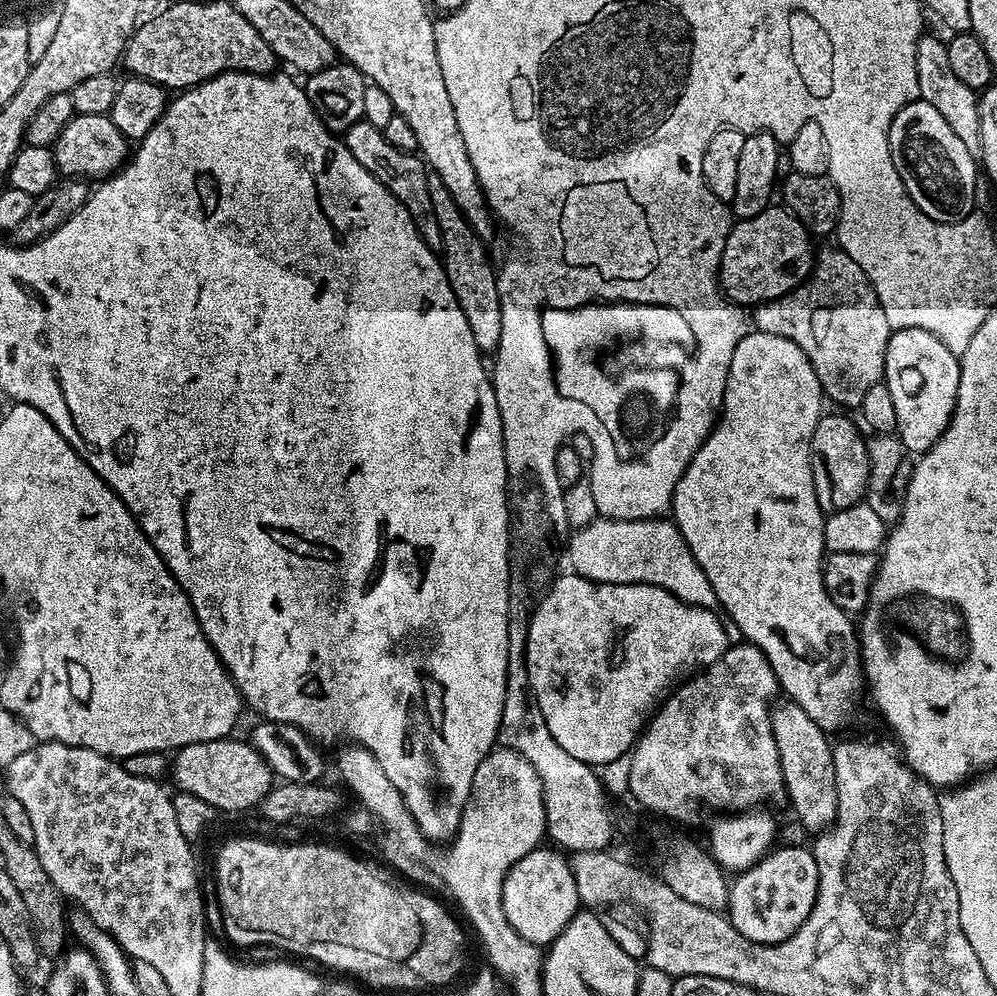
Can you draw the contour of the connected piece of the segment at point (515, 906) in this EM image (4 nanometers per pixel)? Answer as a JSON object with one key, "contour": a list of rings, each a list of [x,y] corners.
{"contour":[[[541,846],[534,849],[526,858],[514,862],[514,866],[506,874],[502,886],[502,910],[506,912],[506,922],[518,932],[518,934],[531,944],[547,946],[566,930],[566,926],[573,920],[576,913],[581,911],[582,905],[578,886],[574,886],[574,874],[569,857],[563,851],[552,846]]]}

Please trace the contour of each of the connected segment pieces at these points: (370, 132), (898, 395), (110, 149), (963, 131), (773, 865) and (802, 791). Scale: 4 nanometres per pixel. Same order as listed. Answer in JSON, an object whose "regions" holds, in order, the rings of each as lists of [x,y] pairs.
{"regions":[[[[364,119],[354,122],[354,126],[344,131],[342,139],[346,150],[350,150],[350,154],[354,154],[354,158],[358,158],[358,162],[362,162],[362,166],[366,166],[366,170],[370,170],[370,174],[374,174],[374,178],[378,178],[378,182],[382,182],[386,190],[390,190],[390,194],[394,194],[394,198],[402,202],[402,206],[406,206],[406,210],[415,219],[416,229],[426,242],[426,246],[430,246],[433,250],[442,249],[442,234],[438,230],[438,222],[434,218],[434,206],[430,206],[428,193],[430,169],[423,159],[416,152],[394,150],[394,146],[386,142],[384,129],[370,126],[370,122]]],[[[897,328],[893,331],[886,346],[886,362],[884,363],[884,378],[882,383],[890,390],[894,401],[894,414],[896,415],[895,435],[900,437],[909,453],[923,454],[929,452],[942,438],[950,418],[954,414],[954,406],[958,398],[958,378],[960,377],[960,362],[958,357],[934,334],[917,328]]],[[[77,114],[58,134],[52,145],[52,157],[56,163],[57,173],[64,178],[83,178],[85,181],[103,181],[124,167],[130,156],[130,142],[114,126],[108,114]]],[[[921,35],[916,47],[916,65],[918,66],[918,90],[920,99],[930,102],[942,118],[946,118],[950,130],[966,142],[966,150],[973,154],[980,151],[980,102],[977,89],[966,86],[966,82],[960,81],[954,75],[953,68],[950,67],[950,54],[948,45],[936,36]]],[[[804,846],[778,848],[739,873],[728,890],[728,919],[738,934],[759,944],[781,944],[794,935],[806,922],[818,894],[818,866],[811,851]]],[[[789,700],[783,703],[777,703],[771,709],[769,716],[775,744],[779,750],[780,765],[783,768],[785,795],[787,800],[792,801],[795,819],[803,825],[805,831],[816,834],[831,827],[837,816],[837,784],[834,782],[833,747],[826,738],[825,729],[820,728],[800,706]]]]}

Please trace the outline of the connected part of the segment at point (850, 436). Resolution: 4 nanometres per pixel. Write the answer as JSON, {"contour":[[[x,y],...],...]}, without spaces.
{"contour":[[[821,415],[818,426],[814,426],[812,473],[814,494],[818,494],[818,506],[826,514],[831,514],[839,508],[854,506],[865,499],[868,491],[868,441],[865,433],[856,429],[857,421],[848,417],[851,415],[828,415]]]}

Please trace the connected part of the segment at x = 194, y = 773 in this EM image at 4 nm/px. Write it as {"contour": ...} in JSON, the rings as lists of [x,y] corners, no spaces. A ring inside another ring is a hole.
{"contour":[[[236,739],[194,742],[185,748],[175,749],[170,760],[170,780],[177,784],[175,787],[179,791],[202,798],[202,802],[214,806],[221,813],[255,809],[274,786],[272,768],[247,739]]]}

